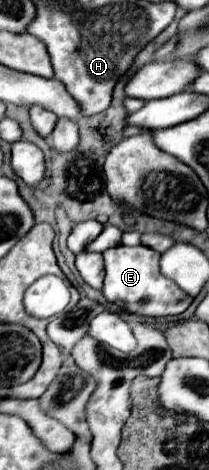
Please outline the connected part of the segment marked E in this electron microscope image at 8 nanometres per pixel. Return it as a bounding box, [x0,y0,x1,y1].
[103,245,191,317]

